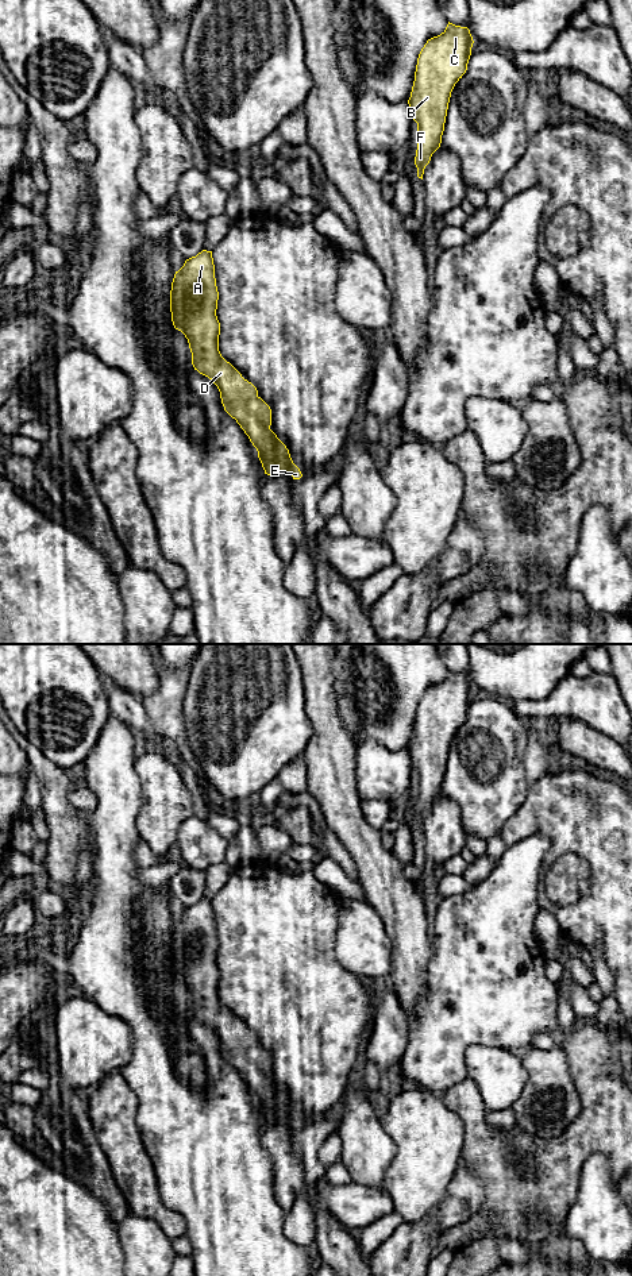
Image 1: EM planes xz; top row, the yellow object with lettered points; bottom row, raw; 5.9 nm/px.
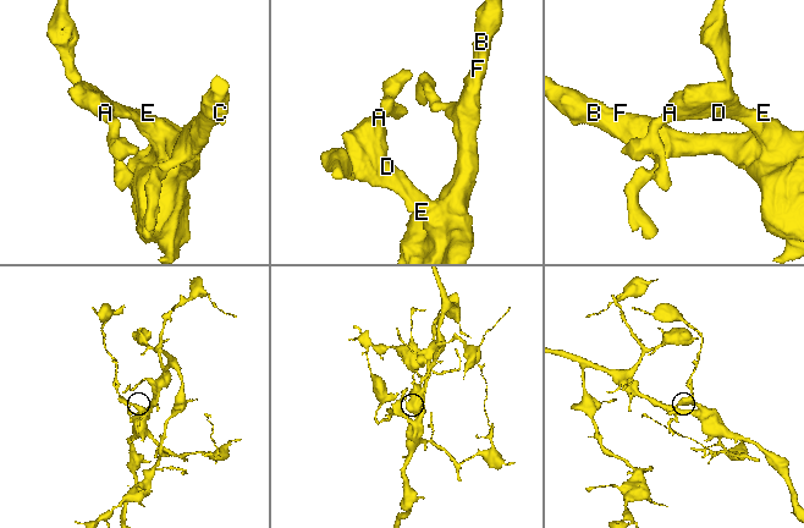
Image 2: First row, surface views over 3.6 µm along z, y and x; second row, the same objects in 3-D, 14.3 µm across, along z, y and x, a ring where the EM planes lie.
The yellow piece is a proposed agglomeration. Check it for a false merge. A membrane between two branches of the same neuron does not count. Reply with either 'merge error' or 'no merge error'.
no merge error

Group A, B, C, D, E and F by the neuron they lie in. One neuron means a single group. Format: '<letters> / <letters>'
A B C D E F

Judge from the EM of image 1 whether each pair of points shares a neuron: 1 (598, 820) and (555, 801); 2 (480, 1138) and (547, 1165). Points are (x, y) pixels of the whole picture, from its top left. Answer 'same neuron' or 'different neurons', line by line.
1: same neuron
2: same neuron

